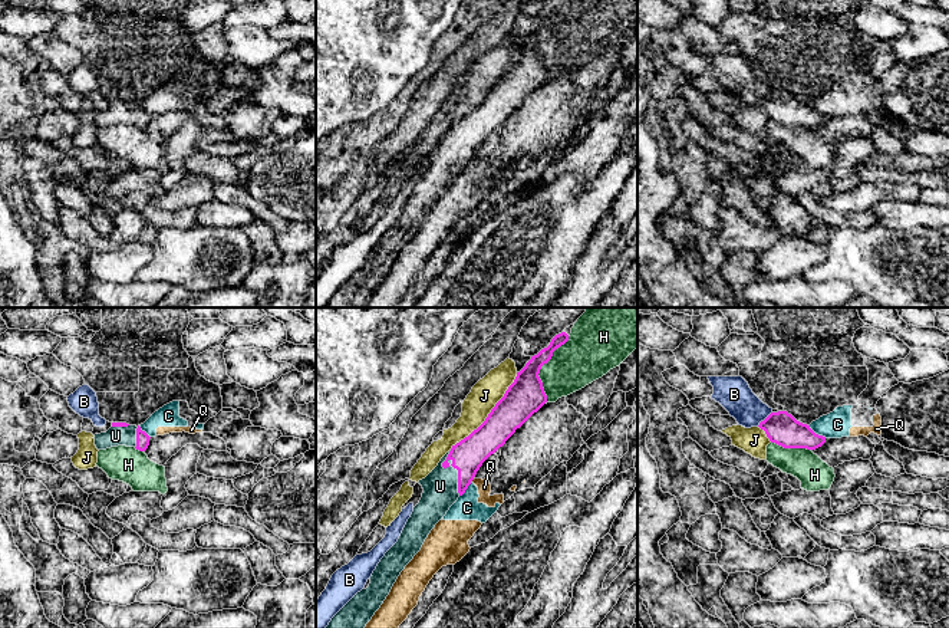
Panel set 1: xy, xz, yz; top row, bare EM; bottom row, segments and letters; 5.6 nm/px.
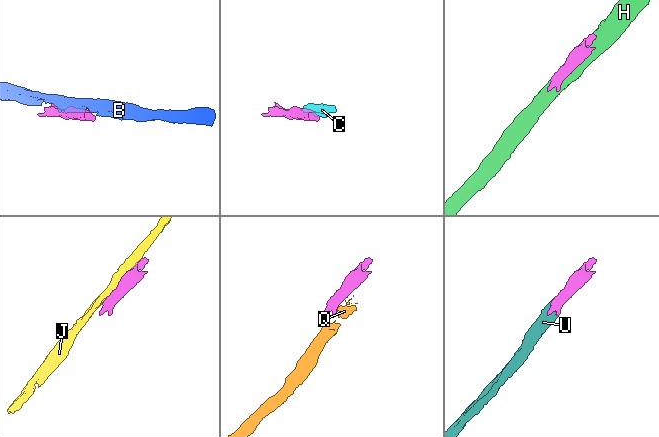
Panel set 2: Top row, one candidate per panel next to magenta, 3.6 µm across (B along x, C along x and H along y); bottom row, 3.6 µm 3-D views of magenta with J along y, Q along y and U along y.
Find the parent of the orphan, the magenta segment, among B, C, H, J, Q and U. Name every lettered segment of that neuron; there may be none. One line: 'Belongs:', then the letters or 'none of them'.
Belongs: U

